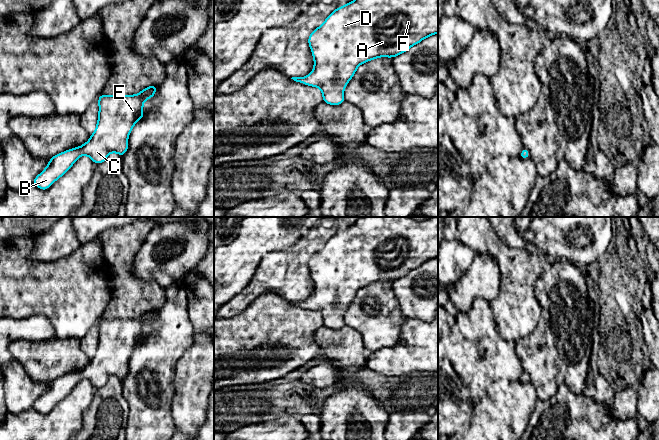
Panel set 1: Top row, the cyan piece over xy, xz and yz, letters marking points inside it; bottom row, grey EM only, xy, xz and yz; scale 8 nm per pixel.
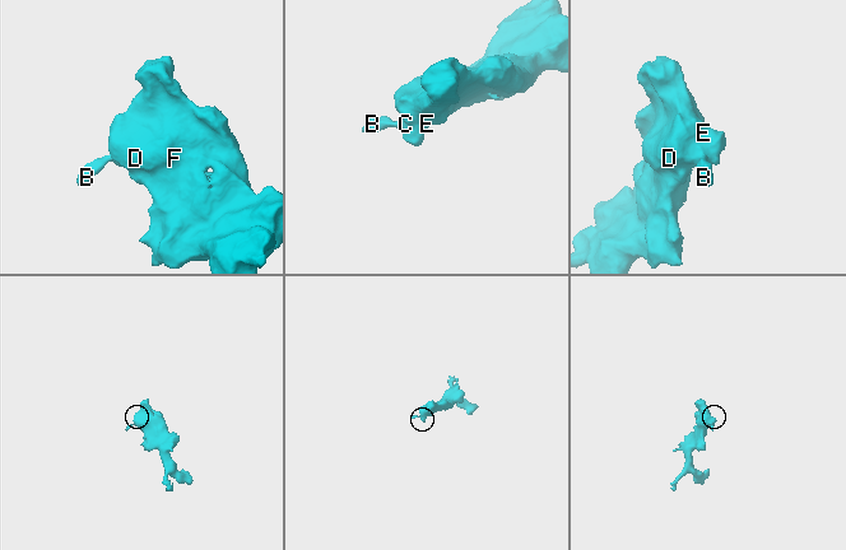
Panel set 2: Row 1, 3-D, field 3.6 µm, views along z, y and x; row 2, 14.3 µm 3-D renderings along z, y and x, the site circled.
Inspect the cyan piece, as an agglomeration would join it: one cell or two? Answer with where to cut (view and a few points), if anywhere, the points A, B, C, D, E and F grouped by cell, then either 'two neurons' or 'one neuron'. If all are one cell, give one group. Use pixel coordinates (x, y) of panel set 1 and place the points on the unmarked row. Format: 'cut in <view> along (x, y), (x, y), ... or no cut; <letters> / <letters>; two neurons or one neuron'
no cut; A B C D E F; one neuron

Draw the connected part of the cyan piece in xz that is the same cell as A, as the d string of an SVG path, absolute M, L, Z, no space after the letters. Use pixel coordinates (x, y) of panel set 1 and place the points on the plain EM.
M361 217L352 226L336 232L323 248L309 259L308 268L314 282L314 292L306 301L291 303L320 312L323 326L329 329L341 329L345 326L344 312L359 289L379 281L396 281L436 257L438 257L438 217L429 217L424 221L415 221L410 217Z

